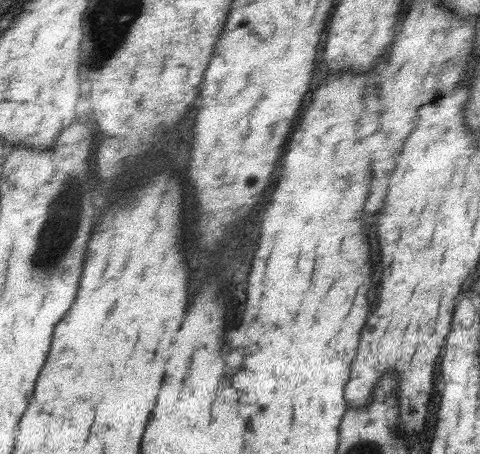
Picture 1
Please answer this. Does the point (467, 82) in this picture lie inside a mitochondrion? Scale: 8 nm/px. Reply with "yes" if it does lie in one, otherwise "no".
no

